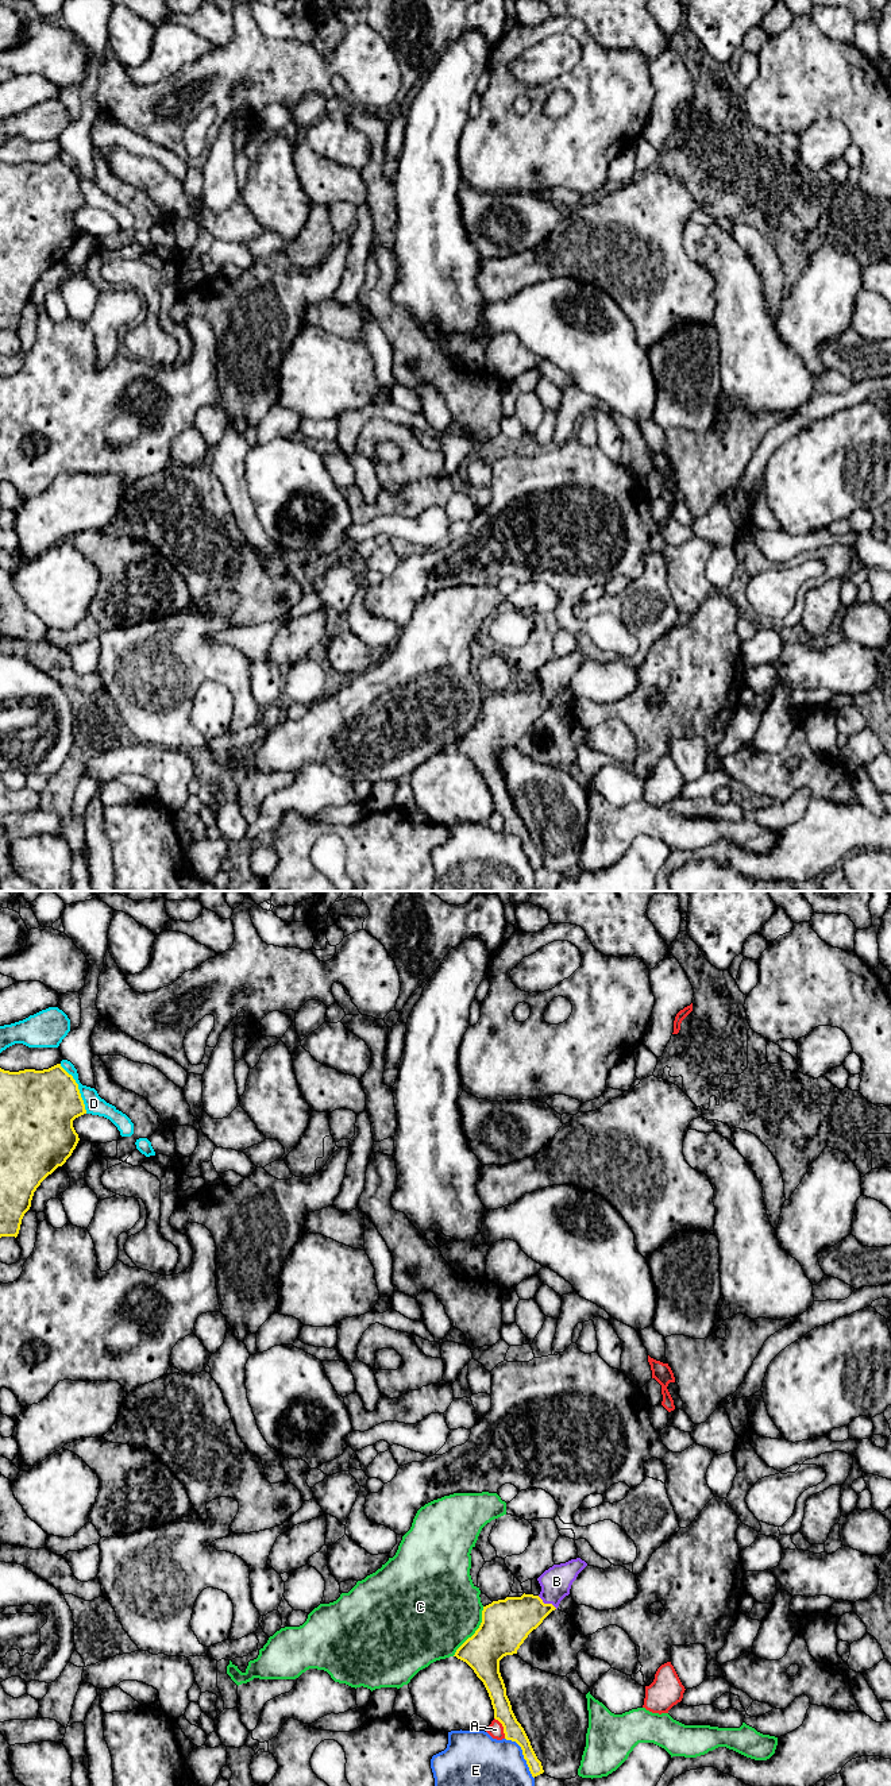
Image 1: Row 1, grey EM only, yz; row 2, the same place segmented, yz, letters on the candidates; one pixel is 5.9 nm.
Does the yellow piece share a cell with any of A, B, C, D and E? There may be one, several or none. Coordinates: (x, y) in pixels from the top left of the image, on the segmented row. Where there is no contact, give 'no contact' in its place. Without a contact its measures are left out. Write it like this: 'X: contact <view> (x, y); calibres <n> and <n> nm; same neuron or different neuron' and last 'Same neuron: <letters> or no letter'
A: contact yz (504, 1728); calibres 120 and 90 nm; different neuron
B: contact yz (547, 1604); calibres 280 and 180 nm; same neuron
C: contact yz (475, 1631); calibres 280 and 480 nm; different neuron
D: contact yz (77, 1088); calibres 440 and 110 nm; different neuron
E: contact yz (523, 1754); calibres 120 and 300 nm; different neuron
Same neuron: B

